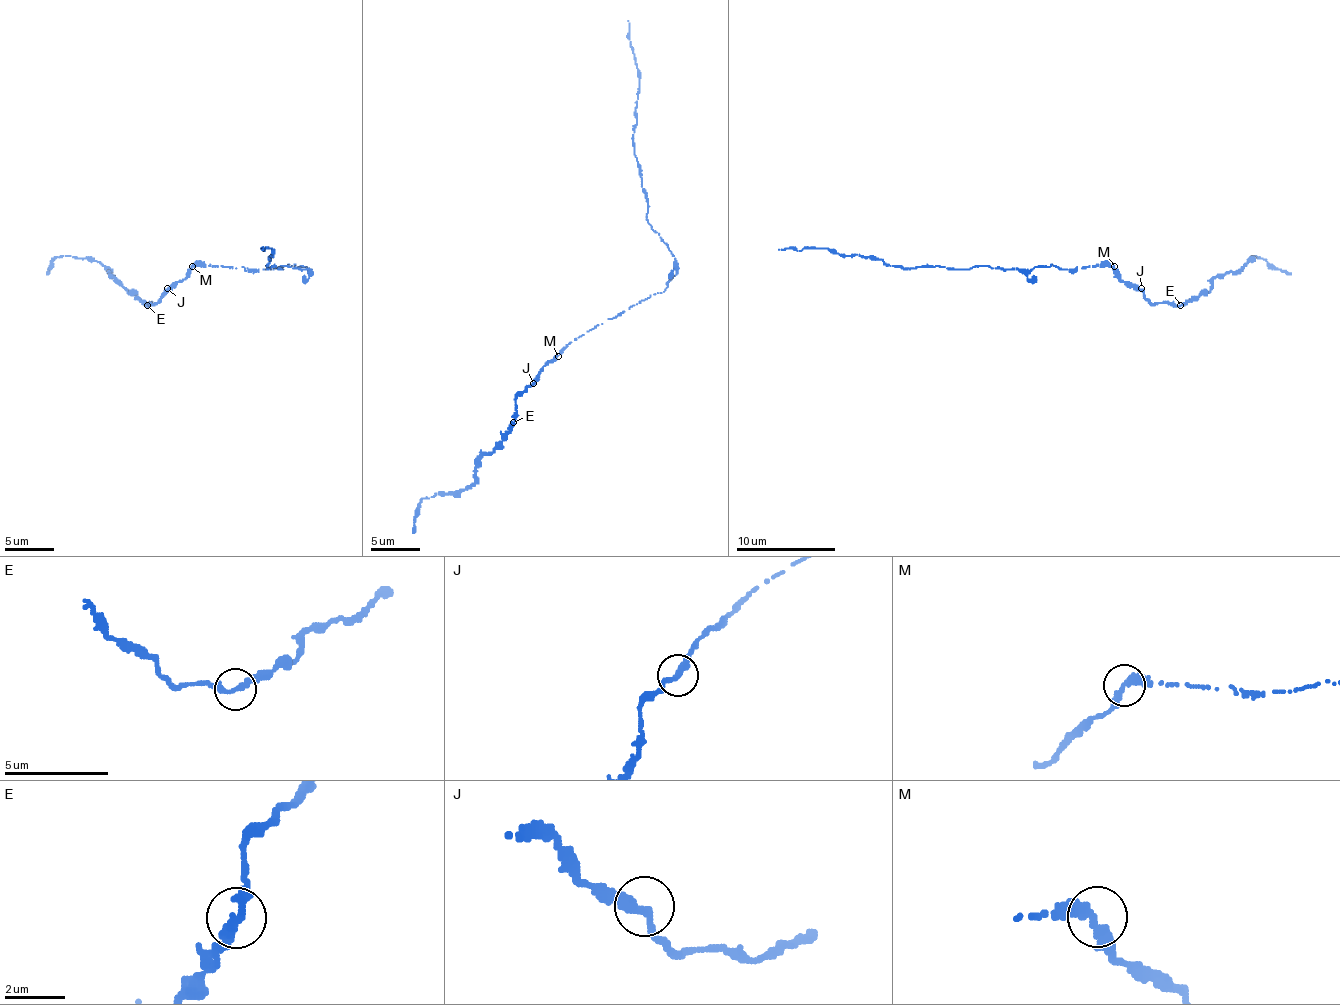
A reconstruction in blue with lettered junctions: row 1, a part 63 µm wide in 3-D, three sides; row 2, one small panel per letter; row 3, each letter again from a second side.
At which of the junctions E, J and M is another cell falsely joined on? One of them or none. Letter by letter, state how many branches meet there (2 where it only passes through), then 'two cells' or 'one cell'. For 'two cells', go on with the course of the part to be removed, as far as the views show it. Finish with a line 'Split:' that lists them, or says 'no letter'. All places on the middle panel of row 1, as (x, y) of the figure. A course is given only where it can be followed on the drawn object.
E: branches 2; one cell
J: branches 2; one cell
M: branches 2; one cell
Split: no letter

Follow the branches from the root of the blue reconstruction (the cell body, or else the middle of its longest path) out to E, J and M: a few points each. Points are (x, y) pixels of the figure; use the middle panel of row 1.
E: (617, 317), (597, 324), (570, 341), (543, 369), (538, 379), (516, 398), (513, 423)
J: (617, 317), (597, 324), (570, 341), (533, 383)
M: (617, 317), (578, 336), (558, 356)

